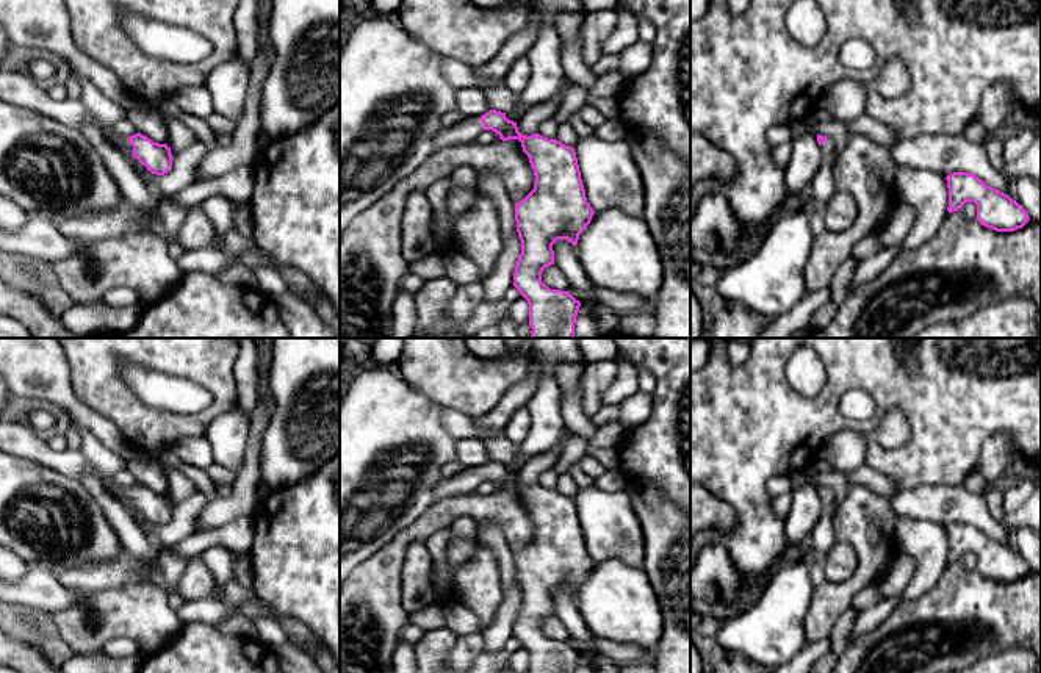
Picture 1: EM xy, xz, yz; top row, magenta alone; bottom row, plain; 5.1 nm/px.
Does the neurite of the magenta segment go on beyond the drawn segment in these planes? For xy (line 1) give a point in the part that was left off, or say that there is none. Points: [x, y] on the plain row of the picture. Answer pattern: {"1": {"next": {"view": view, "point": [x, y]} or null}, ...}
{"1": {"next": {"view": "xy", "point": [18, 437]}}}

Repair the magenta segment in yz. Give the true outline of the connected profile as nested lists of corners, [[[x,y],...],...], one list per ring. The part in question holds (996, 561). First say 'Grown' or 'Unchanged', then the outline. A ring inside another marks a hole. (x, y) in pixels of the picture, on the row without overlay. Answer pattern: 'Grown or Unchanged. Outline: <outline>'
Unchanged. Outline: [[[953,523],[946,531],[949,538],[949,563],[961,560],[966,552],[974,552],[978,573],[996,582],[1014,582],[1030,571],[1022,556],[1008,545],[988,537],[974,524]]]

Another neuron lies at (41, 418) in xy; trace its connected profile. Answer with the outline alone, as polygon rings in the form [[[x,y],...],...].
[[[25,404],[19,410],[19,416],[23,418],[34,430],[49,432],[55,424],[55,415],[52,408],[39,404]]]

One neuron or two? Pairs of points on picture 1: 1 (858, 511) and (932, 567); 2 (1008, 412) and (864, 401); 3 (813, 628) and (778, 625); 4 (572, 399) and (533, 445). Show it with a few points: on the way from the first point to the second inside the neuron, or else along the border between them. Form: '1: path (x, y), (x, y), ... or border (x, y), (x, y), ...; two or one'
1: border (894, 514), (894, 537), (899, 550); two
2: border (875, 401), (863, 420), (838, 409); two
3: border (814, 592), (805, 617), (805, 642); two
4: border (559, 390), (559, 413), (565, 426); two

